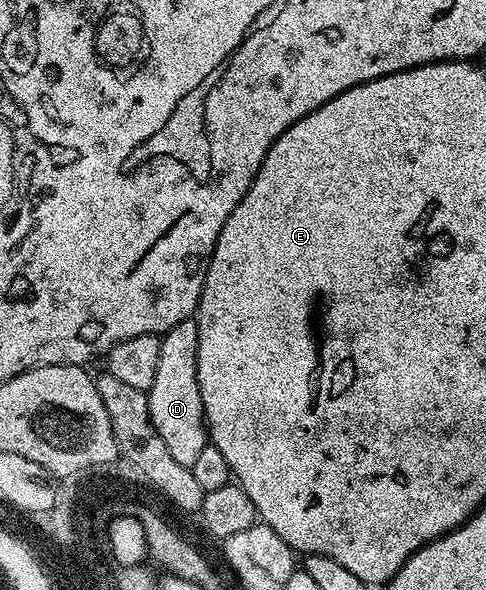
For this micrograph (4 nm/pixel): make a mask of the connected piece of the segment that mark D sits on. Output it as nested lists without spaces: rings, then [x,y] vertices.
[[[194,317],[173,324],[161,335],[161,356],[157,356],[157,376],[153,376],[153,388],[145,393],[149,404],[149,416],[157,436],[165,440],[165,448],[173,455],[177,464],[192,466],[197,461],[201,448],[209,444],[207,419],[203,417],[201,388],[197,380],[197,340],[199,324]]]

